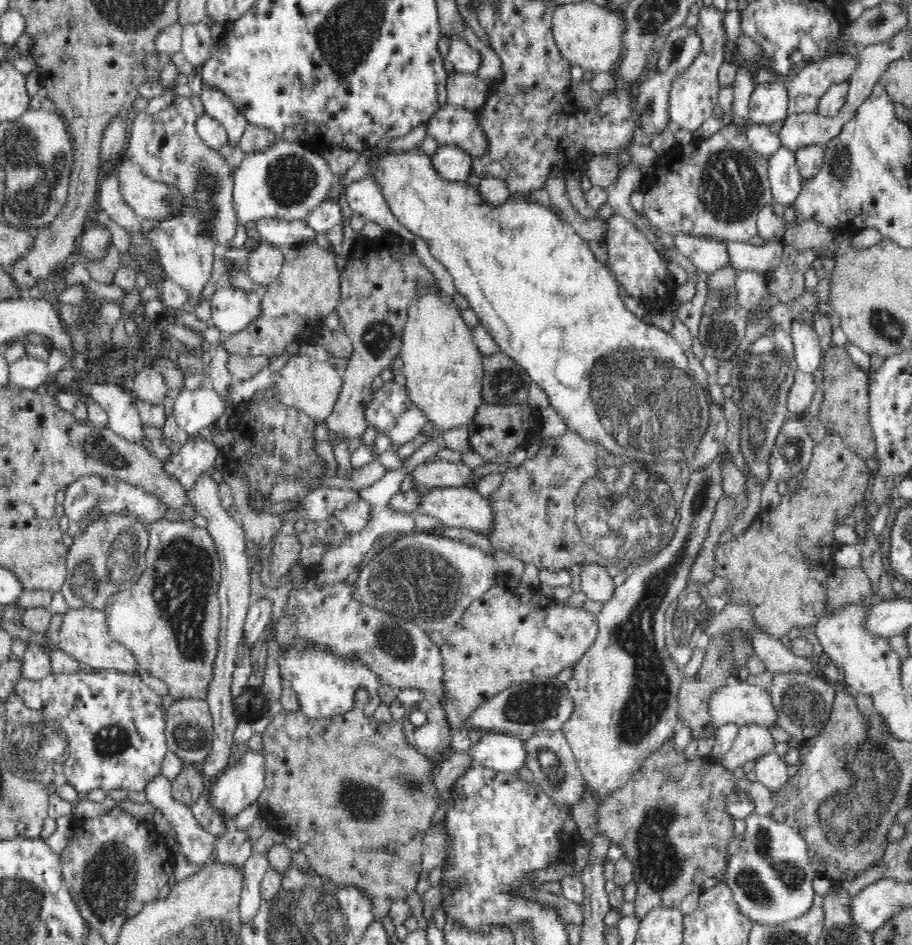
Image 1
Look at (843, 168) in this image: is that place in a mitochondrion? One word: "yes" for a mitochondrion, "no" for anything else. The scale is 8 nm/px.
yes

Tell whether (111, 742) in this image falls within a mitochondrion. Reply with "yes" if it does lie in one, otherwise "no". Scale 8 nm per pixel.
yes

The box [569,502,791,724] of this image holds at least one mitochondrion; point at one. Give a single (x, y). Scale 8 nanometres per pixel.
(684, 619)

